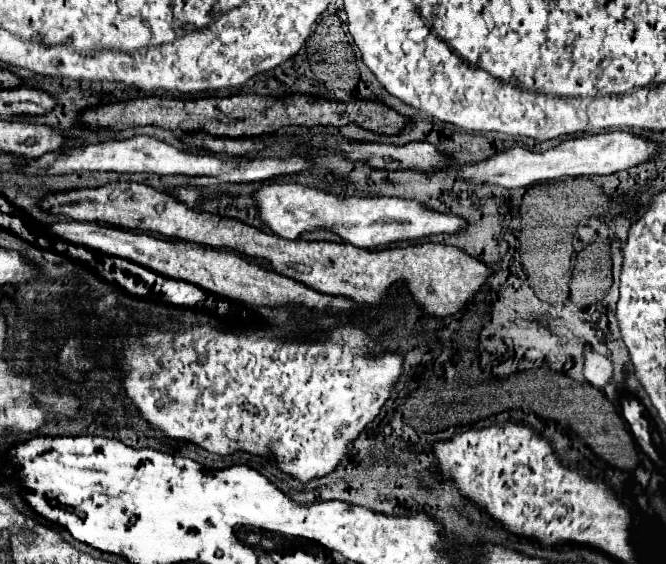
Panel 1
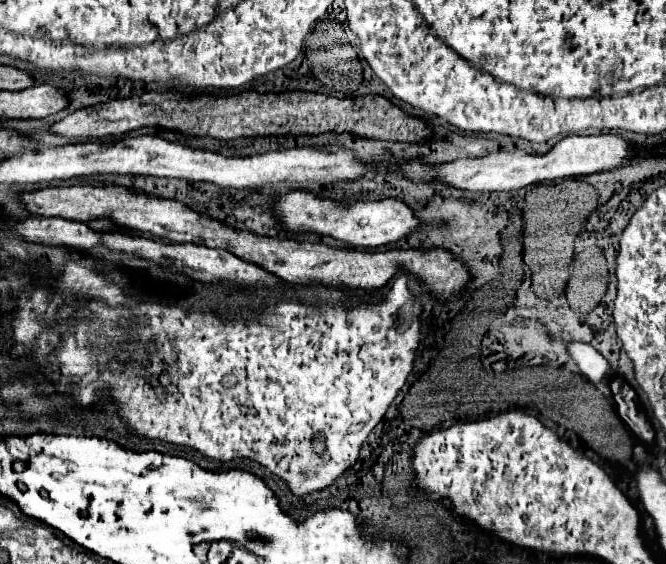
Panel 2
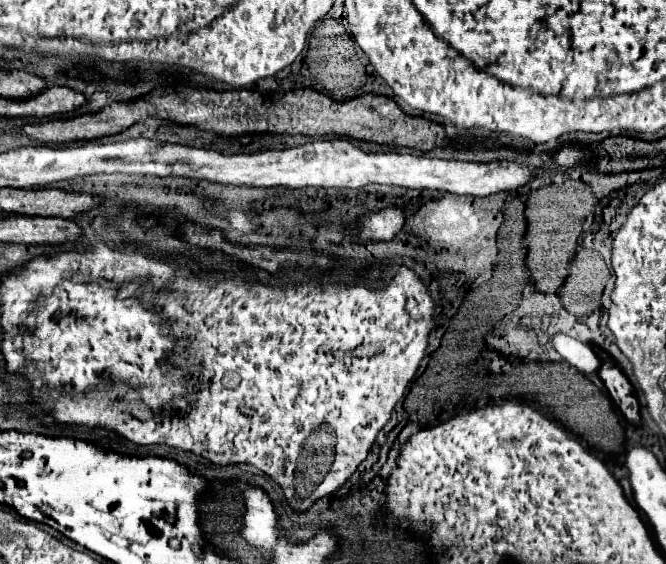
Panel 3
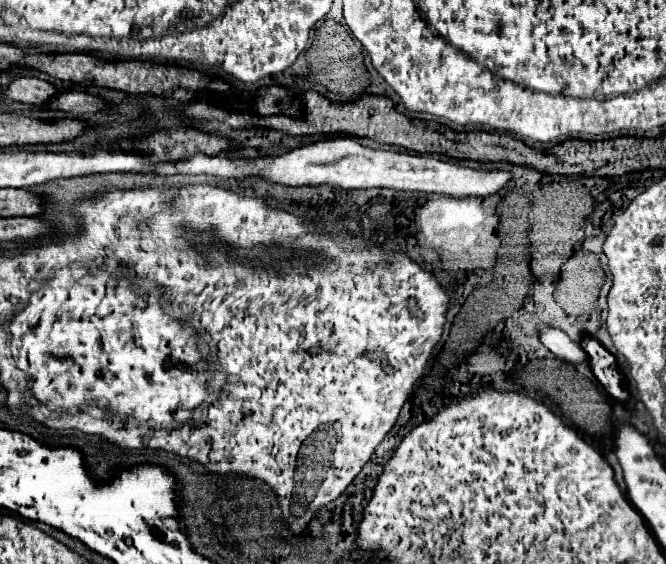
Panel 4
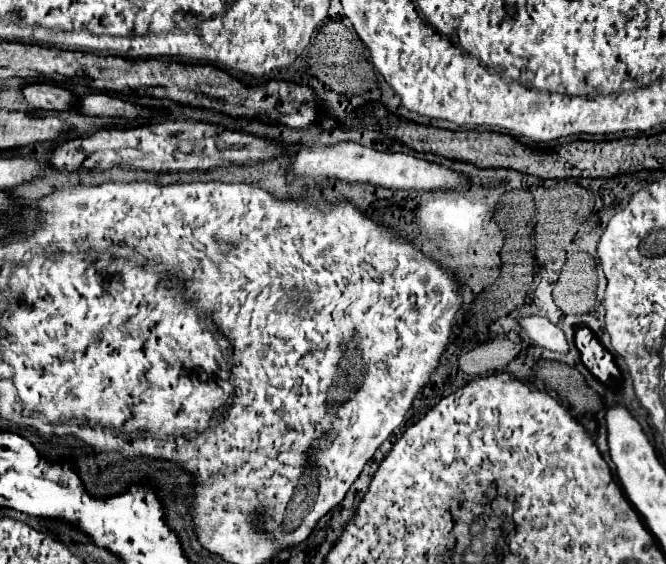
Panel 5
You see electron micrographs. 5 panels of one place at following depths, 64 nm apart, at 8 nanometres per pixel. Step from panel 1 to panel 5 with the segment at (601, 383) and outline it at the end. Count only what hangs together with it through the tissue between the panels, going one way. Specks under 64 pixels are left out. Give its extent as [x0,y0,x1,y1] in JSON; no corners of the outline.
[518,314,568,354]

